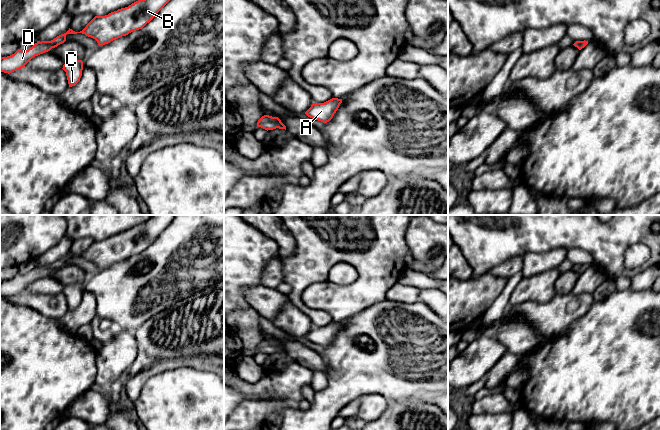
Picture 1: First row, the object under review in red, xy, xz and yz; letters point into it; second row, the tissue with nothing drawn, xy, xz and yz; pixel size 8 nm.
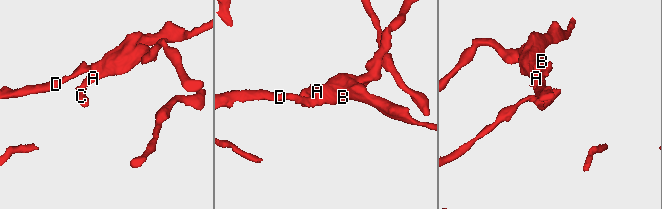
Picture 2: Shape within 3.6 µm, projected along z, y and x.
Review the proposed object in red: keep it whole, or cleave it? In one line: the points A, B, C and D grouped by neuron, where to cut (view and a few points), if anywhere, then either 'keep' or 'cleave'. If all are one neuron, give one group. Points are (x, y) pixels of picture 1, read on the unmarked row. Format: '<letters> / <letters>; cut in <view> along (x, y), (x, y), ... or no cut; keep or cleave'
A B C D; no cut; keep

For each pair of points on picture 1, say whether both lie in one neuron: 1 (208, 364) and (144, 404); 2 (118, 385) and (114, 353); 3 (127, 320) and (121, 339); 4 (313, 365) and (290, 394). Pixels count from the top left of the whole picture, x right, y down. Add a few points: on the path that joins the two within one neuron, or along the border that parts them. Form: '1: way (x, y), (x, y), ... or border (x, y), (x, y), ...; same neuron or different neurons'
1: border (175, 367), (194, 367), (213, 373); different neurons
2: border (118, 378), (109, 388); different neurons
3: border (121, 329), (133, 331); different neurons
4: border (292, 359), (306, 366), (311, 371); different neurons

